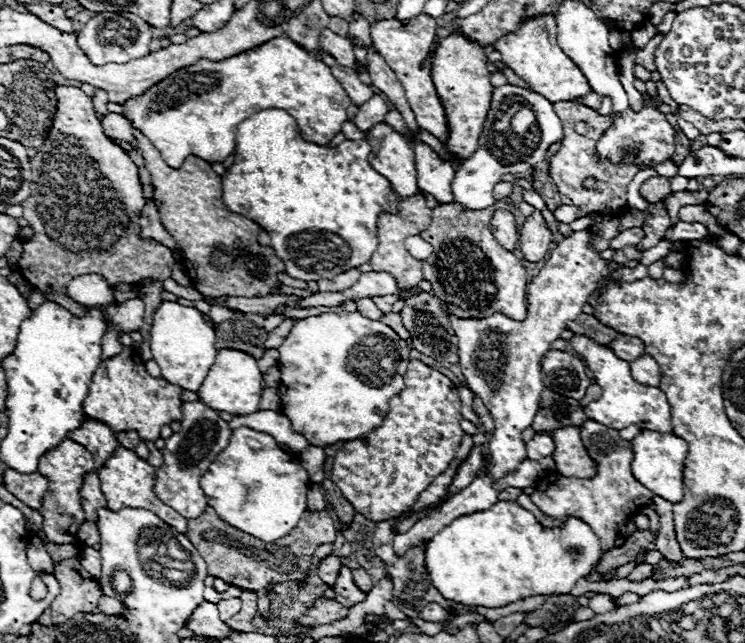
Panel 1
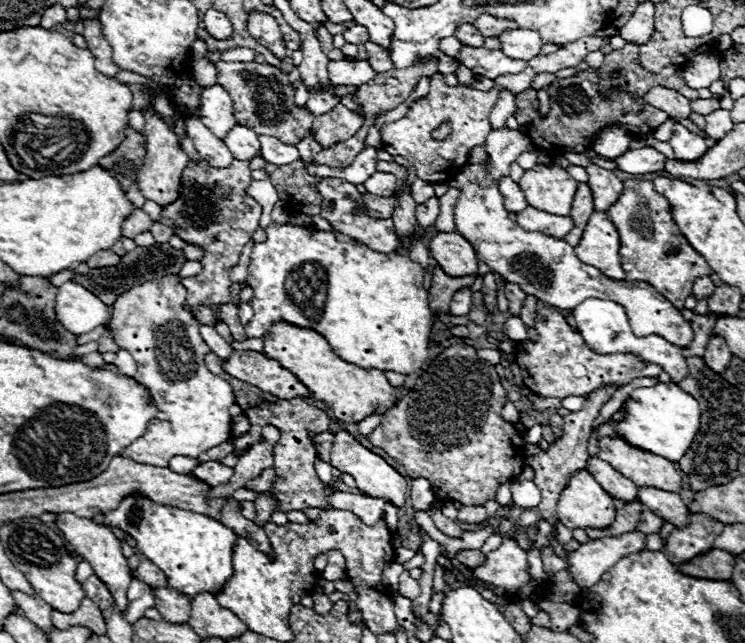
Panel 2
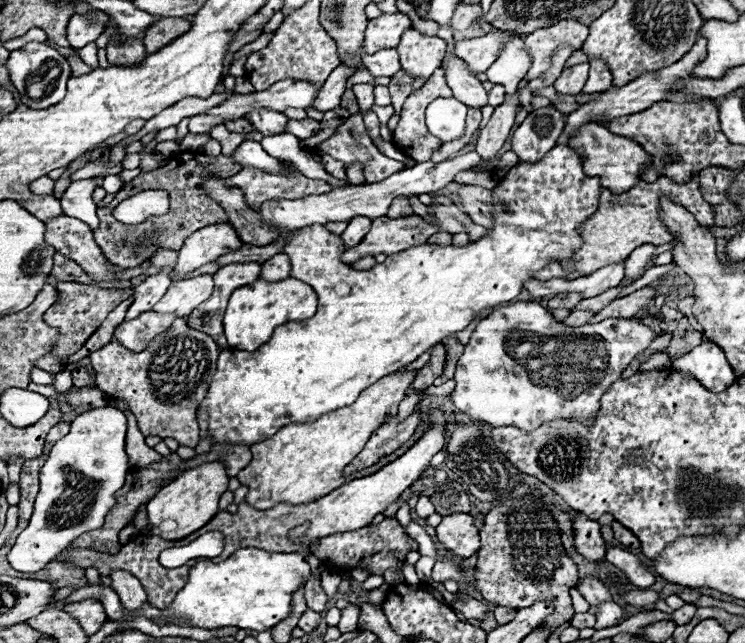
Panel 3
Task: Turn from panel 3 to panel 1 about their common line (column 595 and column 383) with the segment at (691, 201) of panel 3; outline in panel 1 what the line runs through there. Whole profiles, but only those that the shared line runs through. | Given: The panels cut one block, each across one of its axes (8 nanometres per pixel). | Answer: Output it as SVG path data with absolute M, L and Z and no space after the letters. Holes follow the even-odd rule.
M422 194L404 198L404 206L400 206L400 214L380 214L378 218L378 238L380 246L376 254L372 254L372 268L376 272L388 272L394 276L398 288L416 288L424 276L422 276L422 262L412 258L410 252L404 246L404 240L408 236L424 232L432 222L432 210L426 206L426 198Z

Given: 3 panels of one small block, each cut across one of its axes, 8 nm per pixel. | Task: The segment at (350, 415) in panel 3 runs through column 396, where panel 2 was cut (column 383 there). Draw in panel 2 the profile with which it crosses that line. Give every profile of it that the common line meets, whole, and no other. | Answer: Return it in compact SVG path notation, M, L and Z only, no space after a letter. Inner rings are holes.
M274 322L262 336L264 354L278 360L286 370L296 374L316 400L334 410L334 416L344 422L360 422L374 412L388 412L396 404L396 392L388 384L382 370L364 370L342 360L328 344L328 340L310 328L300 328L288 322Z

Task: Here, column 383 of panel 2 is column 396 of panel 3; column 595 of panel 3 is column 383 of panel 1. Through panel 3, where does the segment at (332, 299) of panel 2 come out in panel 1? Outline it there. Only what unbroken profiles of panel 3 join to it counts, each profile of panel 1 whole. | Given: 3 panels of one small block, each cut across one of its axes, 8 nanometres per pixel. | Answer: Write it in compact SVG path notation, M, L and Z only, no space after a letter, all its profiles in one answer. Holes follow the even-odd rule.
M262 110L262 112L254 114L252 118L246 118L244 122L240 122L238 128L236 128L236 154L234 154L234 164L232 164L230 170L226 170L226 176L222 176L224 204L228 206L228 210L250 218L252 222L260 224L266 232L270 232L270 236L272 236L272 244L270 244L270 246L276 250L278 258L286 264L288 276L292 276L292 278L296 278L296 280L304 280L304 282L310 282L310 280L314 280L314 282L318 282L318 280L330 280L330 278L334 278L334 276L338 276L338 274L342 274L342 272L346 272L346 270L350 270L350 268L358 268L360 264L370 262L372 254L374 254L376 248L378 248L378 236L376 236L376 220L378 220L378 214L380 214L380 212L392 212L392 214L398 212L400 196L392 190L390 182L370 166L370 162L368 162L370 152L372 152L372 148L370 148L370 144L368 144L366 140L344 140L344 142L342 142L340 146L336 146L336 148L328 148L328 146L318 146L318 144L306 142L306 140L300 138L300 132L298 132L298 126L296 126L294 118L288 116L284 110ZM300 232L332 232L332 234L340 236L340 238L348 244L348 248L350 248L350 250L348 250L348 256L342 256L340 260L330 262L330 266L312 266L312 268L306 266L306 268L300 268L300 266L292 260L292 256L290 256L290 252L288 252L288 240L290 240L290 236L300 234Z

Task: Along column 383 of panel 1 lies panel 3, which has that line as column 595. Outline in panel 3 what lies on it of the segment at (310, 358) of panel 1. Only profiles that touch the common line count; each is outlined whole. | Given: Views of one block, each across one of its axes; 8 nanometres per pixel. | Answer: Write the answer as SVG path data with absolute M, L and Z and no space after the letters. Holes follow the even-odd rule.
M536 302L500 306L500 316L494 316L494 312L486 316L466 344L454 374L456 390L452 392L452 402L472 420L494 428L516 426L532 432L554 420L576 420L584 426L592 426L600 410L600 398L654 338L658 338L658 334L644 326L638 318L606 318L598 324L566 326L558 322L550 310Z

